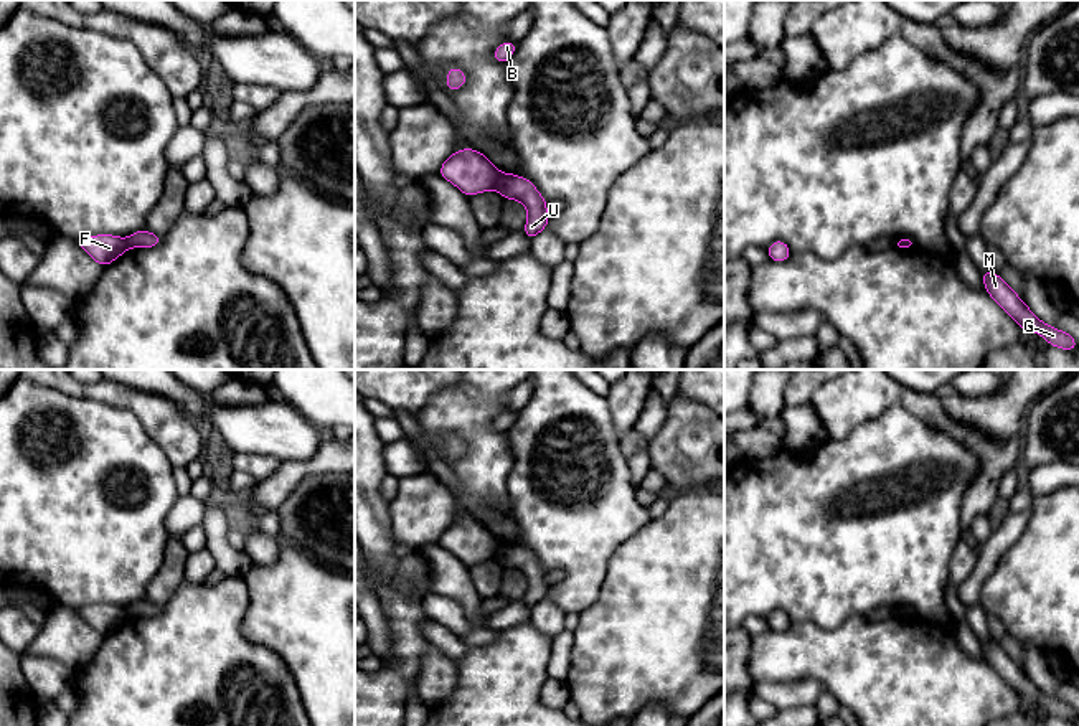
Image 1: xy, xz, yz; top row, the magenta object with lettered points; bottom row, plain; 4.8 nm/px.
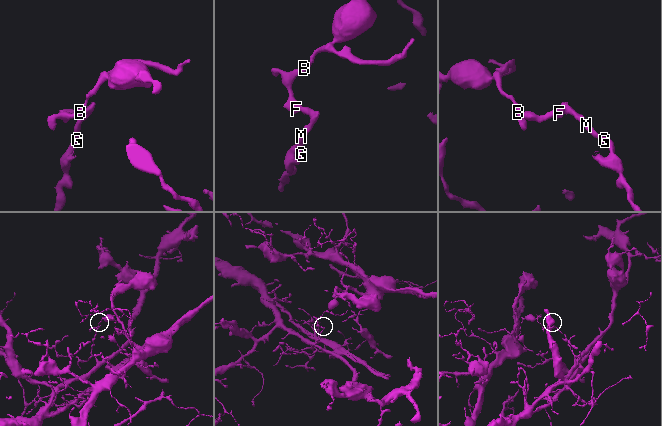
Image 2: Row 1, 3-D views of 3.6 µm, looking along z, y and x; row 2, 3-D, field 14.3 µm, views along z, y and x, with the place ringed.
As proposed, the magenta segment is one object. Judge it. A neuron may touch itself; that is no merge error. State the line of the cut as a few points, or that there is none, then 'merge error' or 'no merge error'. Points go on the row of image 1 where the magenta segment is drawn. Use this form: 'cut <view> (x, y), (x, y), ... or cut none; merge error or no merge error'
cut xz (500, 174), (494, 187); merge error

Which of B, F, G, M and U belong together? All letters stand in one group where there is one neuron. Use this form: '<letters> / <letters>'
B F / G M U

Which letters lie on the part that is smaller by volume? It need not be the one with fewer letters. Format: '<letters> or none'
B, F

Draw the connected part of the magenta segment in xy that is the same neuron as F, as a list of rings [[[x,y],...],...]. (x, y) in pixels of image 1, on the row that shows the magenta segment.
[[[111,234],[84,236],[78,239],[78,244],[101,266],[114,262],[129,249],[127,239]]]

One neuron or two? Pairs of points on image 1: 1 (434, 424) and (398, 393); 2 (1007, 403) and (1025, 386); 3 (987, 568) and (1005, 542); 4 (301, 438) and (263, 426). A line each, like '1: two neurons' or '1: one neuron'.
1: two neurons
2: one neuron
3: one neuron
4: one neuron

